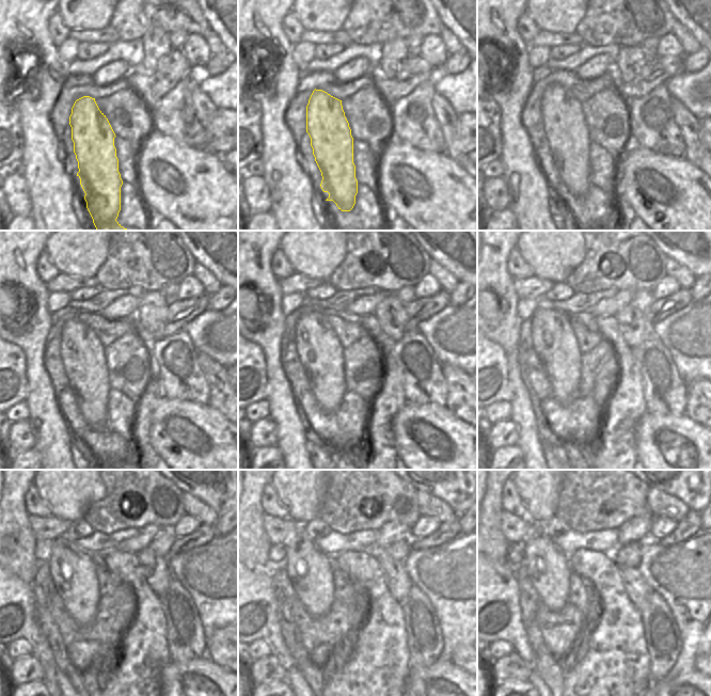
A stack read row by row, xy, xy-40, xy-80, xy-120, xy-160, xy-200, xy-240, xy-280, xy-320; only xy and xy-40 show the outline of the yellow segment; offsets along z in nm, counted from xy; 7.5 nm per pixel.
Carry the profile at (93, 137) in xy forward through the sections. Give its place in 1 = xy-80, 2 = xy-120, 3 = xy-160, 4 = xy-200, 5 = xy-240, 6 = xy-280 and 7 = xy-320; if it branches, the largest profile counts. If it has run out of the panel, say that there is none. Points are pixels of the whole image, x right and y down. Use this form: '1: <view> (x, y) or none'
1: xy-80 (564, 123)
2: xy-120 (81, 351)
3: xy-160 (319, 350)
4: xy-200 (554, 343)
5: xy-240 (77, 585)
6: xy-280 (313, 583)
7: xy-320 (551, 581)

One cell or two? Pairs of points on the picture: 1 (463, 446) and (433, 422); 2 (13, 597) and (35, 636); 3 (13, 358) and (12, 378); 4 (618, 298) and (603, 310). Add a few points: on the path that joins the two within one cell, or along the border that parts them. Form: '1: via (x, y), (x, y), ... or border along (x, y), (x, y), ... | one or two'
1: via (456, 441), (441, 428) | one
2: via (22, 604), (26, 611), (26, 626) | one
3: via (12, 363), (12, 373) | one
4: via (615, 301), (606, 307) | one

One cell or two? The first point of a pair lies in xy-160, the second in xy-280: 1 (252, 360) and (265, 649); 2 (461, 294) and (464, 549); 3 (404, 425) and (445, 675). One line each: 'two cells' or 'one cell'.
1: two cells
2: two cells
3: one cell

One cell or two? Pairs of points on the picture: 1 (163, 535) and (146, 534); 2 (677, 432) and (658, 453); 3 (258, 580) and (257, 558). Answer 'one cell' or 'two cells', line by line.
1: two cells
2: one cell
3: two cells

